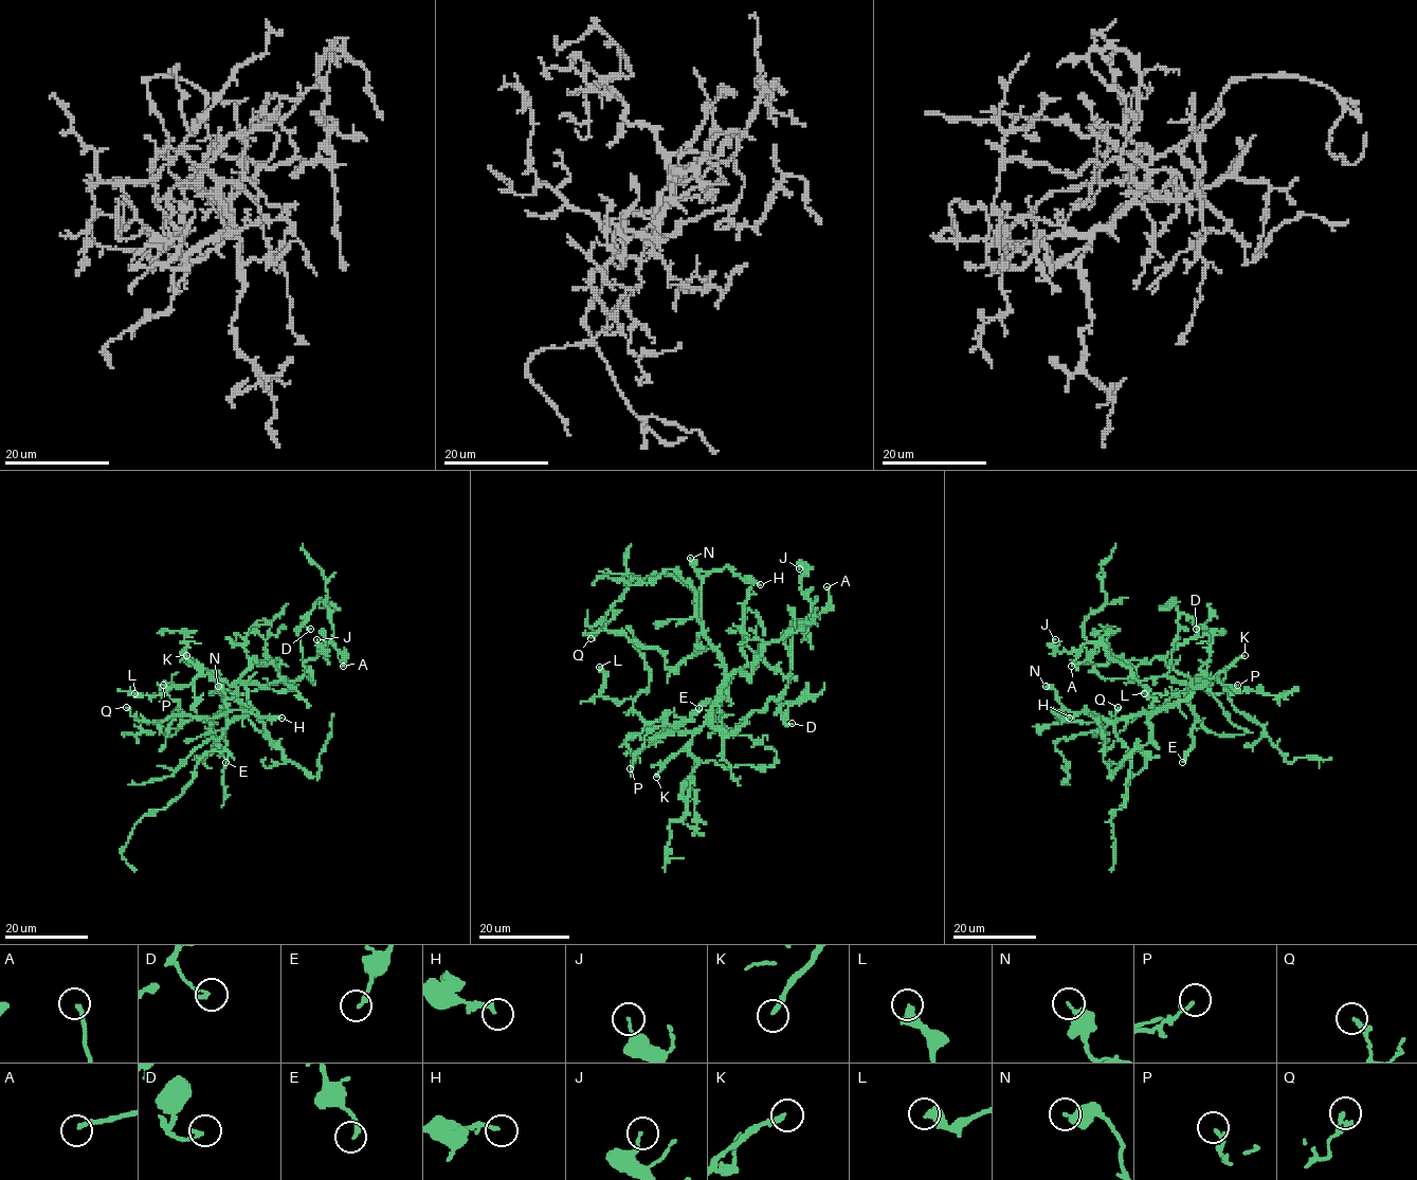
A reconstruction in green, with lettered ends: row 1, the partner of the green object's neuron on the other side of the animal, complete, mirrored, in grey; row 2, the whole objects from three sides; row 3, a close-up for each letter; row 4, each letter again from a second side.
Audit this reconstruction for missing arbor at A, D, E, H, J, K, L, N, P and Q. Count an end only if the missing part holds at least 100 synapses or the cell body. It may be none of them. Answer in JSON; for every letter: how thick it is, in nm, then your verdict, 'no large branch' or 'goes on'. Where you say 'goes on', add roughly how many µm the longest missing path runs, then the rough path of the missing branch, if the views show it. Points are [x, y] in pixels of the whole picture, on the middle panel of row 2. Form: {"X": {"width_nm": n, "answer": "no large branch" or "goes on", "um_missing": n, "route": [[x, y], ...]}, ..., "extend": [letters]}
{"A": {"width_nm": 200, "answer": "no large branch"}, "D": {"width_nm": 190, "answer": "no large branch"}, "E": {"width_nm": 200, "answer": "no large branch"}, "H": {"width_nm": 190, "answer": "no large branch"}, "J": {"width_nm": 150, "answer": "no large branch"}, "K": {"width_nm": 220, "answer": "goes on", "um_missing": 120, "route": [[656, 777], [633, 819], [654, 869], [710, 921], [746, 926], [779, 914]]}, "L": {"width_nm": 440, "answer": "no large branch"}, "N": {"width_nm": 360, "answer": "no large branch"}, "P": {"width_nm": 150, "answer": "no large branch"}, "Q": {"width_nm": 130, "answer": "no large branch"}, "extend": ["K"]}

